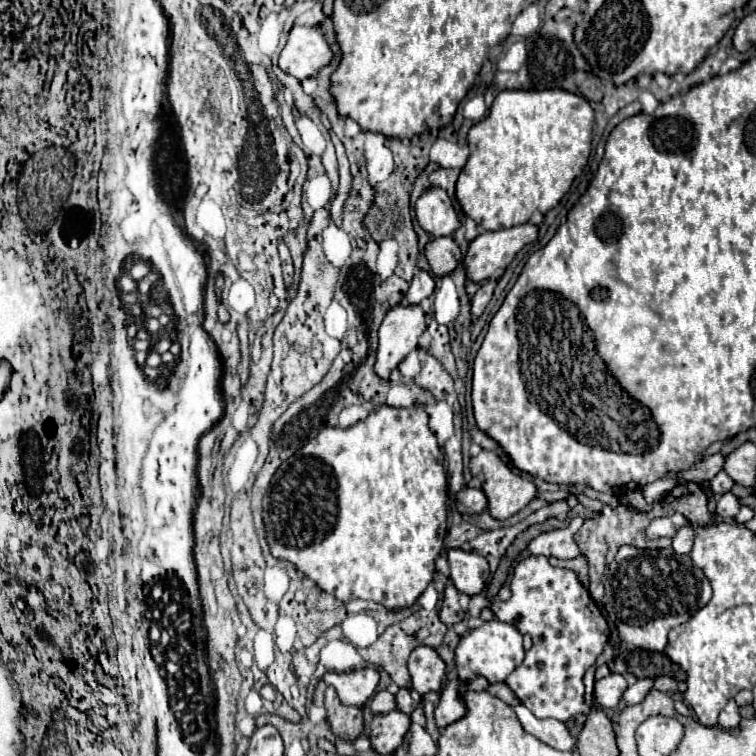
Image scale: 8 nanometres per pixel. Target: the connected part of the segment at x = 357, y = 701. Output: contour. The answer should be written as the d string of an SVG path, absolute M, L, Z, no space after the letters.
M364 667L360 671L348 671L348 673L330 671L322 679L326 685L332 685L336 689L342 705L362 707L374 695L380 675L374 667Z

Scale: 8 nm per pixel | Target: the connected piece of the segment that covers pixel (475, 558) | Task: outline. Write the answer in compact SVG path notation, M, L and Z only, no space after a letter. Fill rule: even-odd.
M450 549L448 565L450 565L450 581L460 593L472 597L484 591L490 569L488 569L488 561L480 553Z

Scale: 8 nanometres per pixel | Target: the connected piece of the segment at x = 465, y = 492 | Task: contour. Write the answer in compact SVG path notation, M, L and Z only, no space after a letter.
M464 487L462 491L456 493L456 509L462 515L472 515L472 513L482 513L486 509L488 501L486 495L482 493L482 489L470 489Z

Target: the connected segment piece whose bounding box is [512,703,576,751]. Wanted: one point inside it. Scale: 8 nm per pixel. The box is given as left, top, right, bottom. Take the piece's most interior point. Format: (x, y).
(552, 732)

